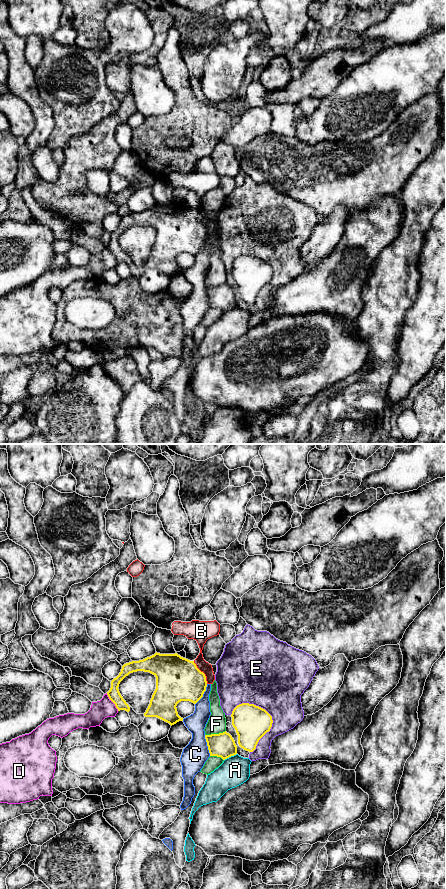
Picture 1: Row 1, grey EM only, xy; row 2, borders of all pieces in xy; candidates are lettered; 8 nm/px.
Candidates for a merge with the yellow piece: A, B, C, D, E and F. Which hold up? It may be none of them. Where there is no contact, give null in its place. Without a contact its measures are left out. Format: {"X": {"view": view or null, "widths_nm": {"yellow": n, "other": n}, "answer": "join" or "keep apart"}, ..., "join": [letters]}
{"A": {"view": "xy", "widths_nm": {"yellow": 190, "other": 240}, "answer": "keep apart"}, "B": {"view": "xy", "widths_nm": {"yellow": 360, "other": 90}, "answer": "keep apart"}, "C": {"view": "xy", "widths_nm": {"yellow": 190, "other": 200}, "answer": "keep apart"}, "D": {"view": "xy", "widths_nm": {"yellow": 100, "other": 150}, "answer": "keep apart"}, "E": {"view": "xy", "widths_nm": {"yellow": 280, "other": 380}, "answer": "keep apart"}, "F": {"view": "xy", "widths_nm": {"yellow": 190, "other": 150}, "answer": "keep apart"}, "join": []}

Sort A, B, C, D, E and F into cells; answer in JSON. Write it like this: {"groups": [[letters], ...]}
{"groups": [["A"], ["B", "C", "D"], ["E"], ["F"]]}

